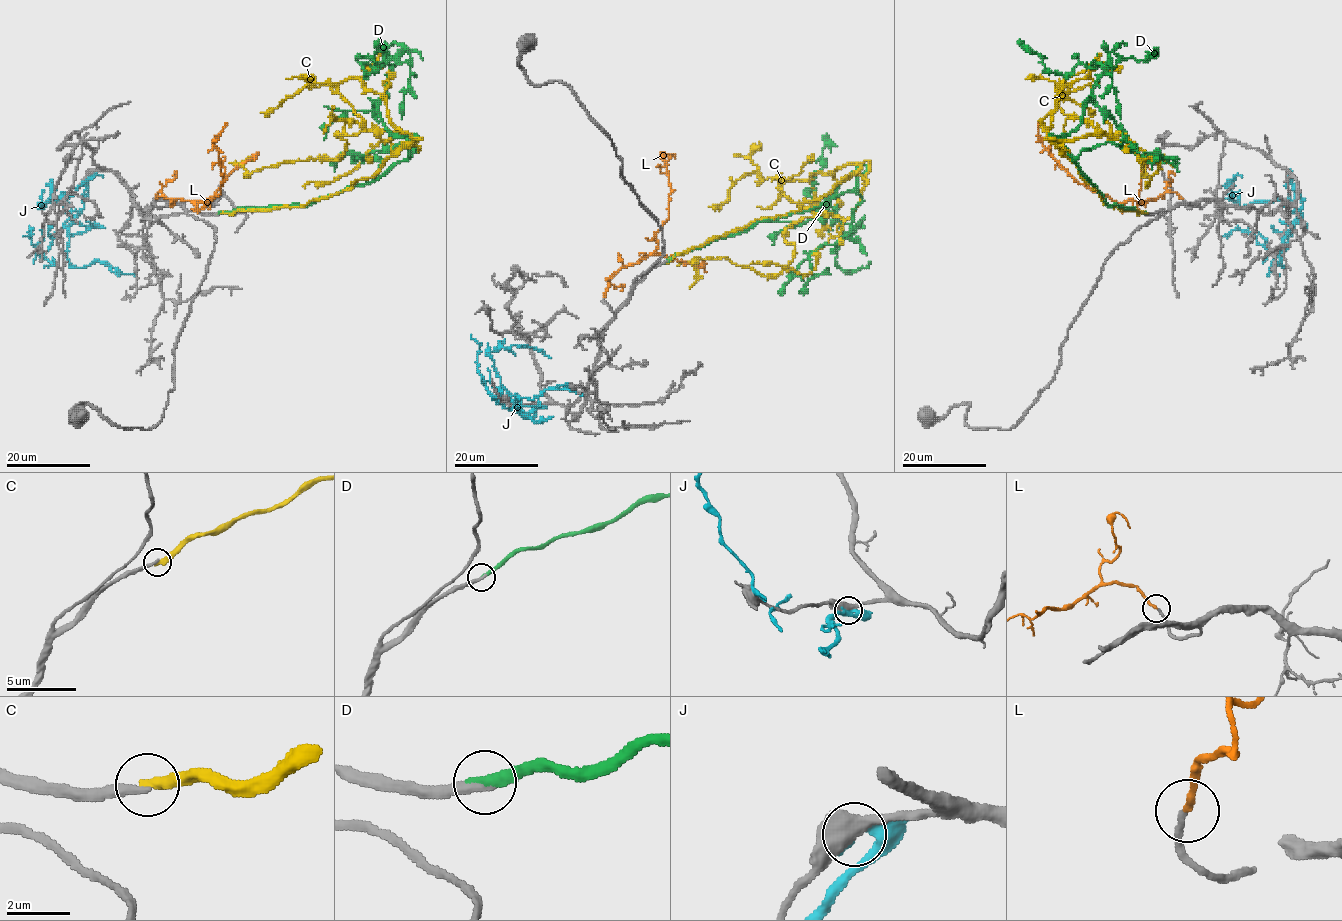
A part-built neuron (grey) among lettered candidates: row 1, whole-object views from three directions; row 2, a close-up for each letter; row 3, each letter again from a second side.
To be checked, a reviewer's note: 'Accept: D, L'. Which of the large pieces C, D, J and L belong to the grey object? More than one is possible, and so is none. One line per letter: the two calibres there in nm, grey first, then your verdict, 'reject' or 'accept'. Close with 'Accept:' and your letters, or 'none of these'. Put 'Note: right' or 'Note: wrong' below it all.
C: 240 nm thick on the grey side, 360 nm on the other; reject
D: 280 nm thick on the grey side, 340 nm on the other; accept
J: 550 nm thick on the grey side, 320 nm on the other; reject
L: 180 nm thick on the grey side, 200 nm on the other; accept
Accept: D, L
Note: right

